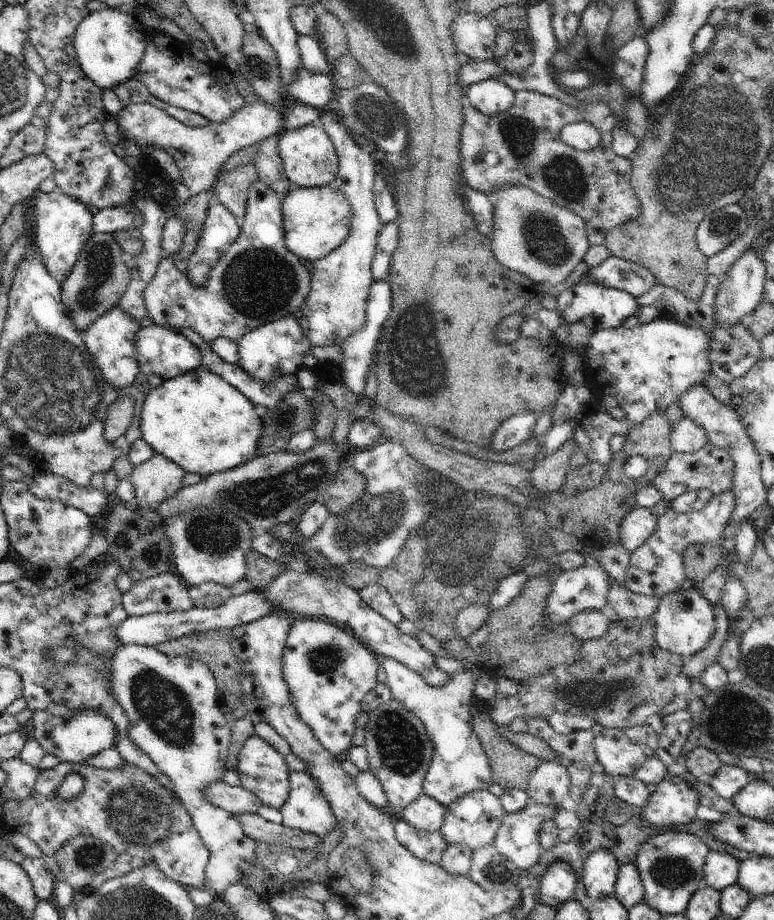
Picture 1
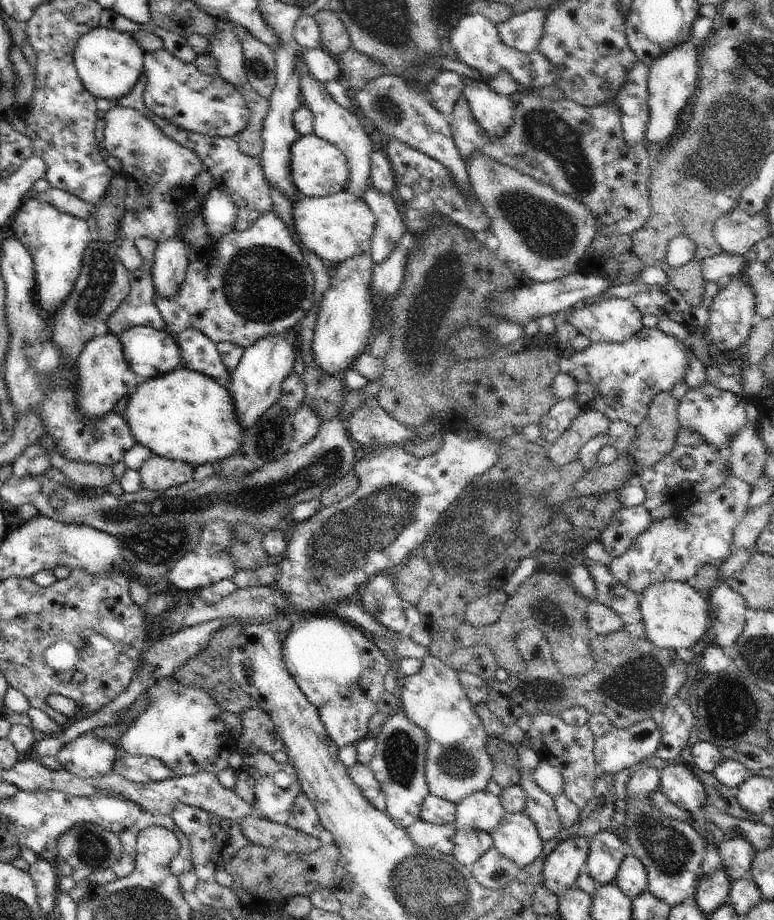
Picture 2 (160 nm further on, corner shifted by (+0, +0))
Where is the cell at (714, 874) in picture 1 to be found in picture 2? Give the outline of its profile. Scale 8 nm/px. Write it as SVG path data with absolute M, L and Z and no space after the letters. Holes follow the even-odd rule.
M743 837L725 839L719 844L719 853L723 858L725 871L729 874L731 882L749 876L749 870L755 854L758 851Z

